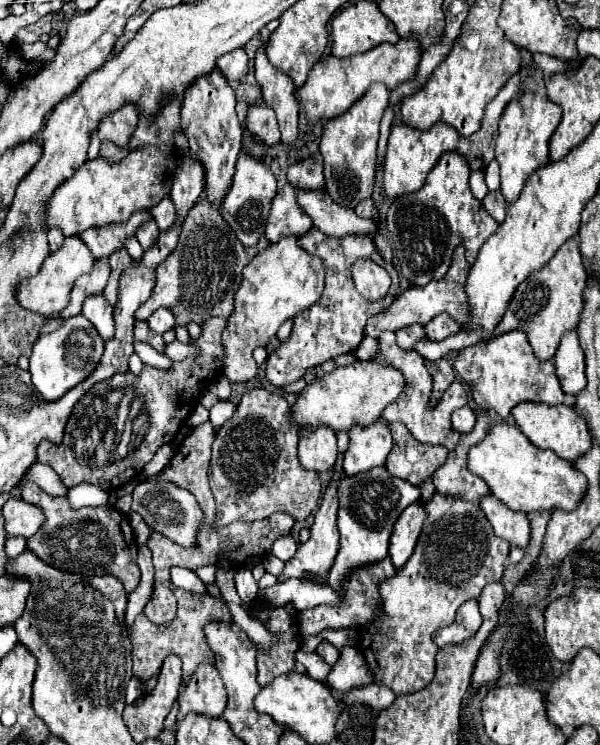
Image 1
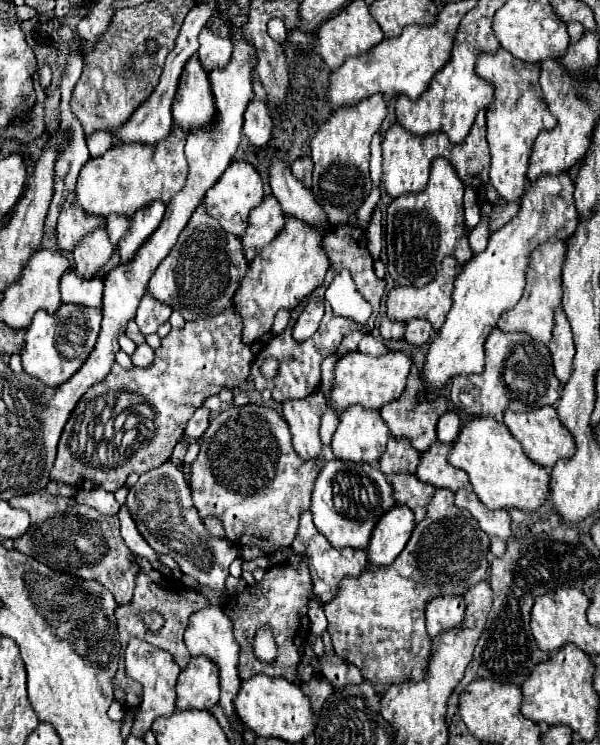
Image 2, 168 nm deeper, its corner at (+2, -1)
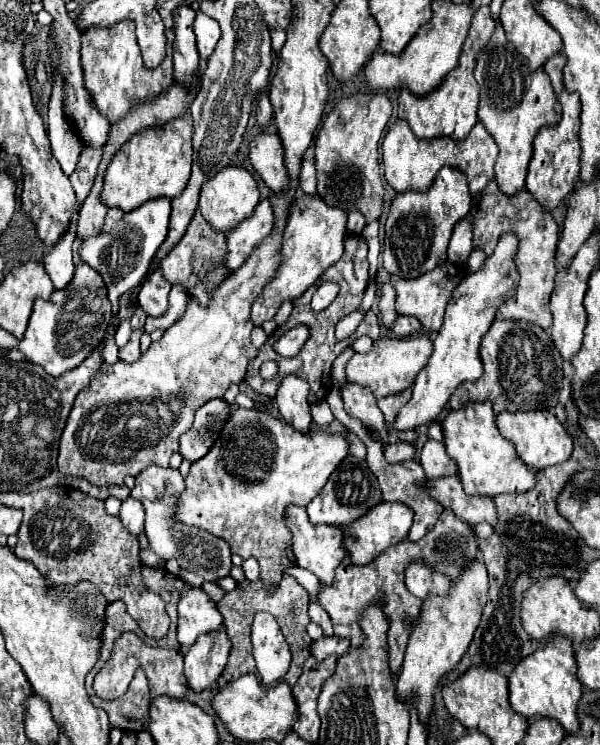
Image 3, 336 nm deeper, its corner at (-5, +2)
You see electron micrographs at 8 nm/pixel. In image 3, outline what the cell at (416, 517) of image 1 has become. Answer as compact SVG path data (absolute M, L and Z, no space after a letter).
M379 503L375 511L369 511L363 519L357 519L355 523L349 523L347 527L339 527L343 531L343 543L347 547L347 553L351 555L351 561L355 565L367 565L375 555L381 555L387 547L393 547L395 543L401 543L407 537L407 531L411 529L411 507L403 507L403 503Z

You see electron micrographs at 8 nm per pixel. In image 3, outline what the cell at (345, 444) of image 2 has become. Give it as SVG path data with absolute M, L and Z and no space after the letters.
M347 383L341 397L345 403L345 411L351 417L359 419L371 433L375 433L383 445L389 445L389 431L385 427L387 423L385 423L383 413L377 407L377 399L373 397L373 393L365 387Z

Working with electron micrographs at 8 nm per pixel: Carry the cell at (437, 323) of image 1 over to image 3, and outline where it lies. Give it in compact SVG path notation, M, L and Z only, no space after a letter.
M397 317L397 321L391 327L391 331L397 337L411 337L411 335L419 333L421 329L423 329L423 325L415 317Z

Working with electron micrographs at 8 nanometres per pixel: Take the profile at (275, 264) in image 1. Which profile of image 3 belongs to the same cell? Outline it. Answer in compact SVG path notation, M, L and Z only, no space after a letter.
M297 195L289 207L289 221L281 239L281 263L275 277L263 287L263 293L251 305L251 321L261 327L273 319L283 301L293 301L303 295L319 275L343 255L347 215L335 207L327 207L319 195Z

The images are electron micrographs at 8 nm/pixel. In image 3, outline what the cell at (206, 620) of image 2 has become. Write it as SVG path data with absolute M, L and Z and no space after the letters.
M189 589L181 593L177 639L183 647L191 647L199 635L219 631L221 627L223 615L219 615L217 605L205 595L203 589Z

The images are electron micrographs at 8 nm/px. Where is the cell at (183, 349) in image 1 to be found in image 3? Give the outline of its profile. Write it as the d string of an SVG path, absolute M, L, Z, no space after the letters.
M133 331L131 341L129 341L123 349L119 349L119 357L121 357L121 361L125 361L125 363L135 363L135 361L139 361L139 359L141 359L139 333L137 333L137 331Z

